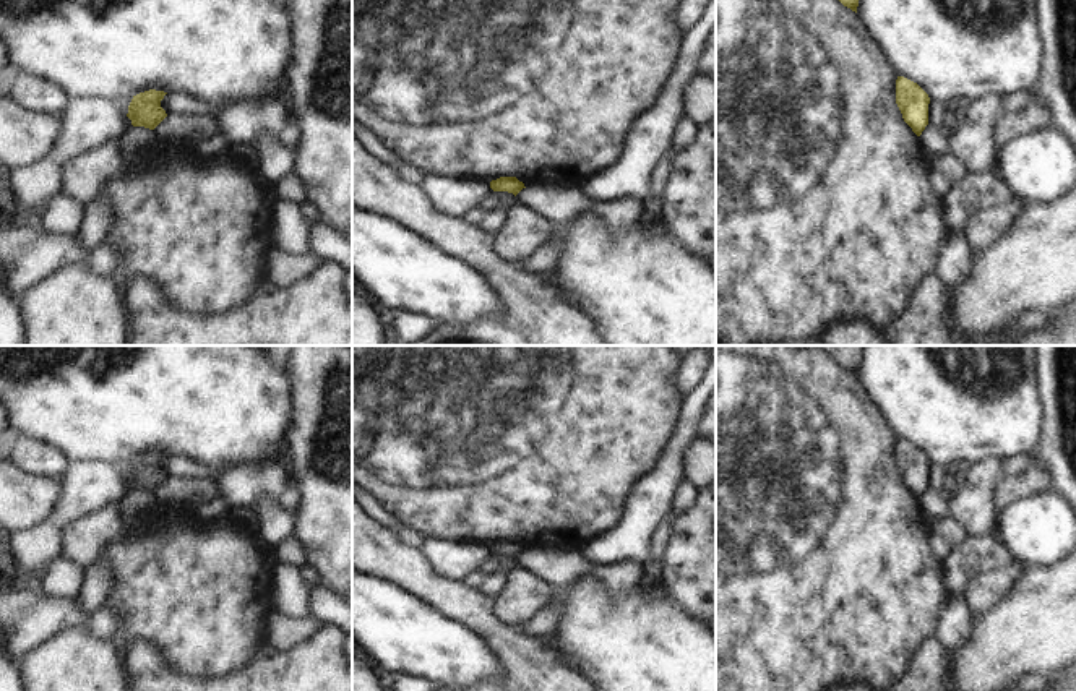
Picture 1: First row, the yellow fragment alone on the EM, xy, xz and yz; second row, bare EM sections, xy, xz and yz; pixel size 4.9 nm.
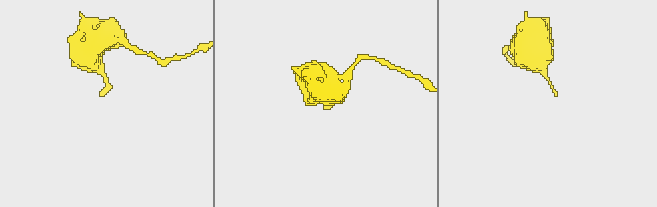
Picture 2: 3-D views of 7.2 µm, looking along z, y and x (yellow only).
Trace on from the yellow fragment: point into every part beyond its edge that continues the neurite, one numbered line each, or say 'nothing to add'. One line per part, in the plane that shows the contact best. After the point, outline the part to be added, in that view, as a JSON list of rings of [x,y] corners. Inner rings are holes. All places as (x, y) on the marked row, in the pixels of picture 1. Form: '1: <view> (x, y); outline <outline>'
nothing to add

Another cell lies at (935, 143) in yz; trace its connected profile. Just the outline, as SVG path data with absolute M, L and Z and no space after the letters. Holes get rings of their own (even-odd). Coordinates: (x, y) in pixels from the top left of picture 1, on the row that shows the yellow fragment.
M933 125L925 127L925 130L920 135L920 139L928 159L938 154L951 152L946 136Z

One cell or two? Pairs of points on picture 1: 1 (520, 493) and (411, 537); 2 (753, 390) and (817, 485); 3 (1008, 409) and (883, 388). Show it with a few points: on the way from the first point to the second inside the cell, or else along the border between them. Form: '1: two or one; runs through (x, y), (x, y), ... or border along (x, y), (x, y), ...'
1: two; border along (398, 521), (414, 526), (426, 537)
2: one; runs through (753, 414), (797, 461)
3: one; runs through (977, 406), (950, 388), (914, 388)

